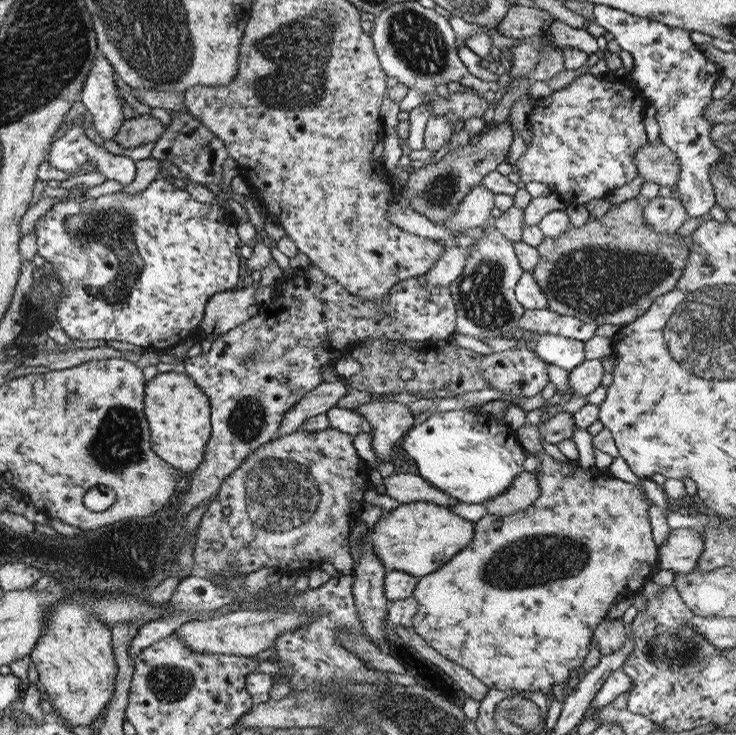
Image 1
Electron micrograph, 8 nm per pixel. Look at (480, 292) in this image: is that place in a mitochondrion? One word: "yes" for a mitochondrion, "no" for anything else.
yes

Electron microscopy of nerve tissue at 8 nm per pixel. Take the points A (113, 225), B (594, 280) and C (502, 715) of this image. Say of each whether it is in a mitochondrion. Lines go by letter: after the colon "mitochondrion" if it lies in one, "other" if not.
A: mitochondrion
B: mitochondrion
C: mitochondrion

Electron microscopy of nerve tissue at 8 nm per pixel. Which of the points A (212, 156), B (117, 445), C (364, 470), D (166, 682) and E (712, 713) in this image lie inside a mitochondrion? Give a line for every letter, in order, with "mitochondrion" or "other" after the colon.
A: other
B: mitochondrion
C: other
D: mitochondrion
E: other

